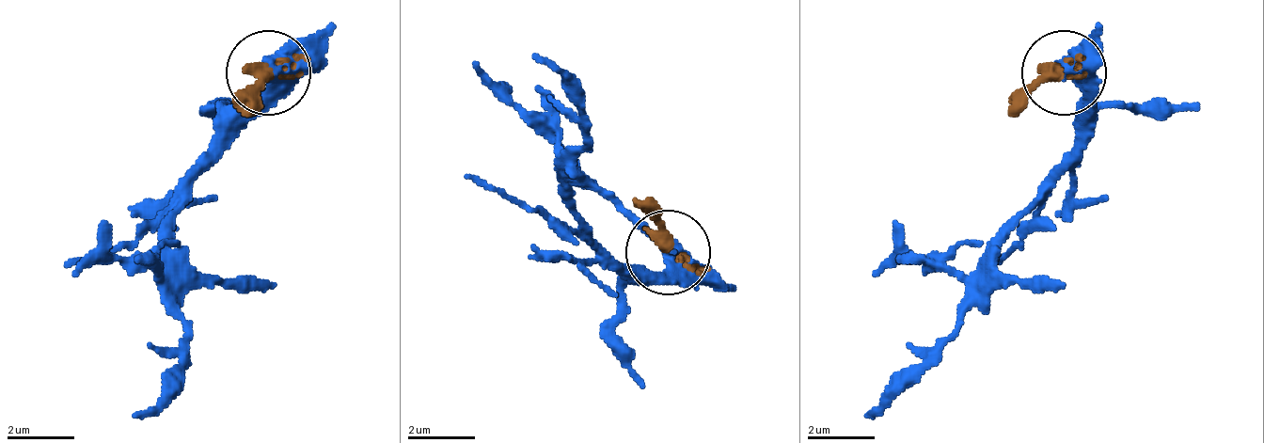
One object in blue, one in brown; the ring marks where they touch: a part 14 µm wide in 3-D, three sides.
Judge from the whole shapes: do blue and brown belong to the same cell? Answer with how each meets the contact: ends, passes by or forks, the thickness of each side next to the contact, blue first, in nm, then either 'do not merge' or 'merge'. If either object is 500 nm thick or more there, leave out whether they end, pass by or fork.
700/280 nm | do not merge

